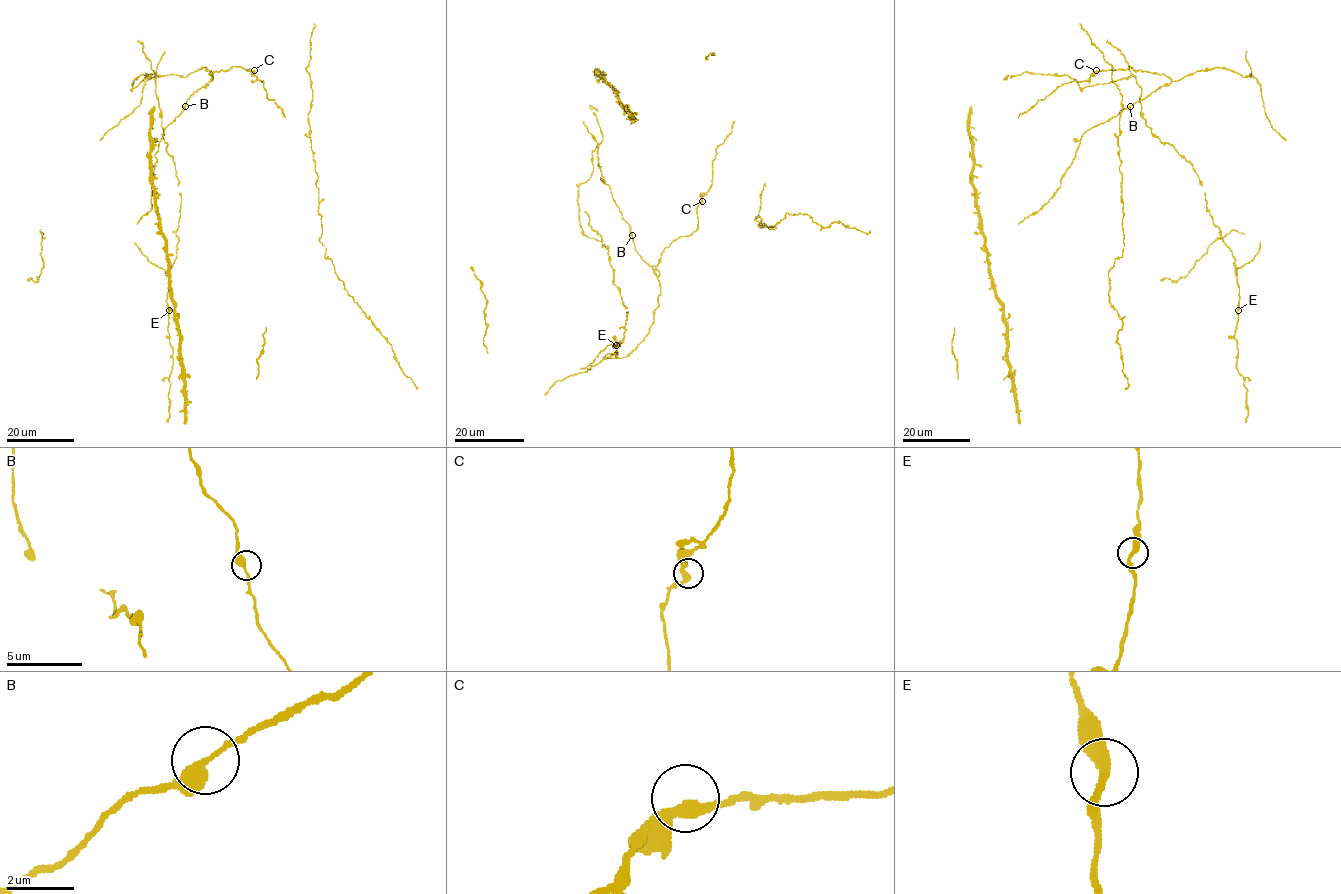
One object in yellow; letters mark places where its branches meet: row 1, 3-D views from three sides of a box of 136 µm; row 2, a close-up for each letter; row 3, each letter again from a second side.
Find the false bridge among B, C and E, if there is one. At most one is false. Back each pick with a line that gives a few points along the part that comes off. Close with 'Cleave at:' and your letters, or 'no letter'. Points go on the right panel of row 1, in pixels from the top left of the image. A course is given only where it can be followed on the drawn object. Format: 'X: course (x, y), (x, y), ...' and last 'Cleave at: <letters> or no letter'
Cleave at: no letter

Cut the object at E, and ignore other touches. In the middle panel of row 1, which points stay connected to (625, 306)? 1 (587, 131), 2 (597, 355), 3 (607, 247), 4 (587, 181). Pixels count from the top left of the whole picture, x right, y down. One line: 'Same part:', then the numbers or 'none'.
Same part: 2, 3, 4

